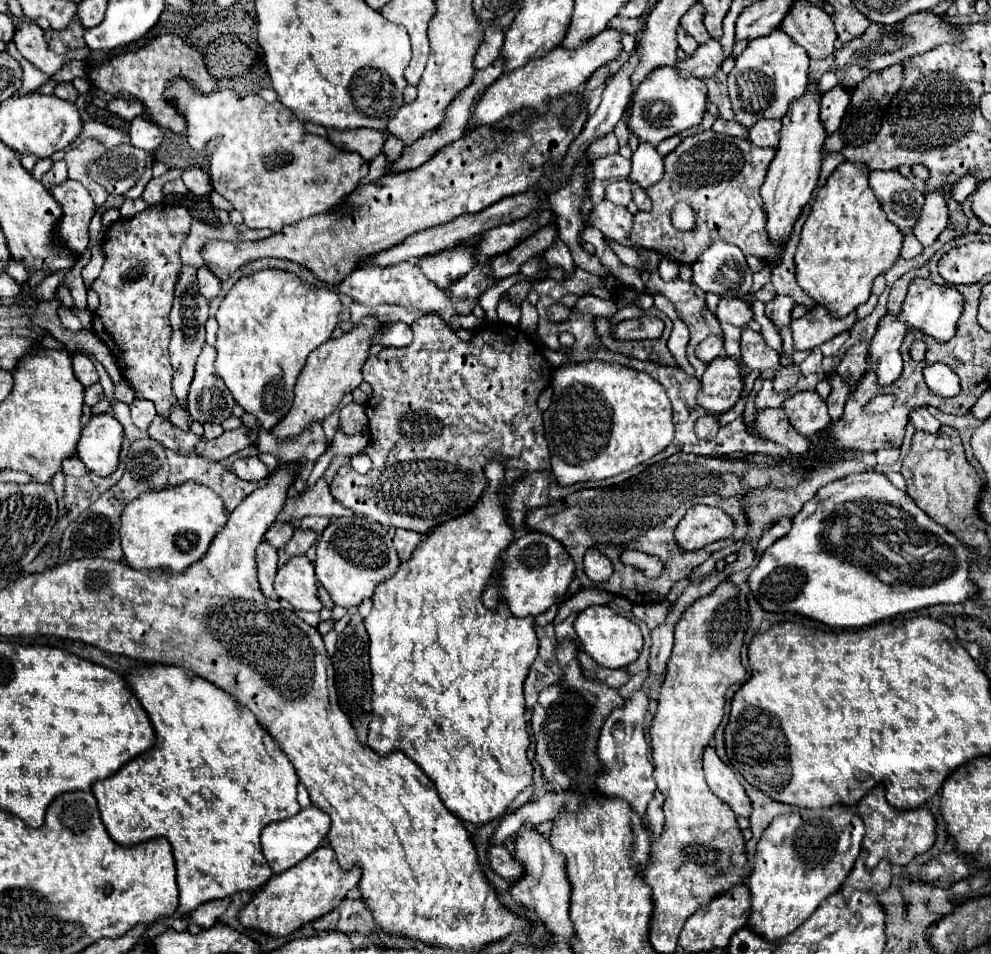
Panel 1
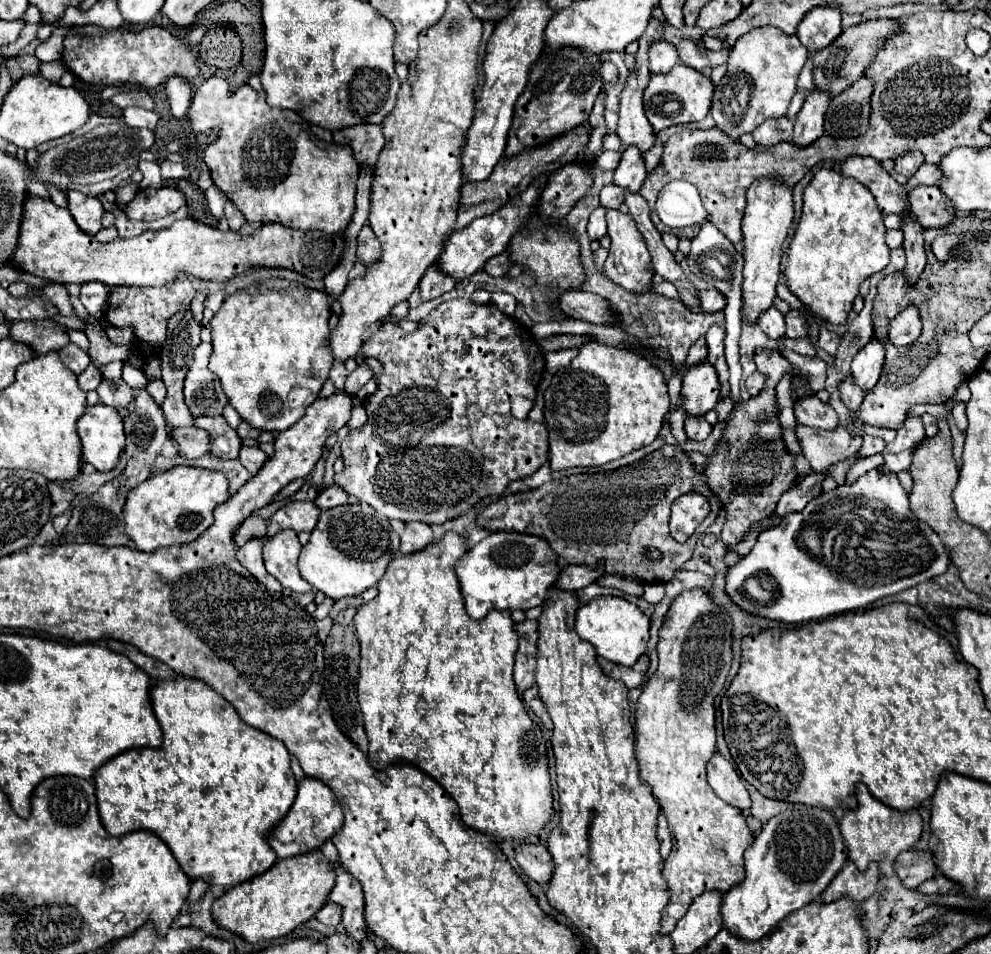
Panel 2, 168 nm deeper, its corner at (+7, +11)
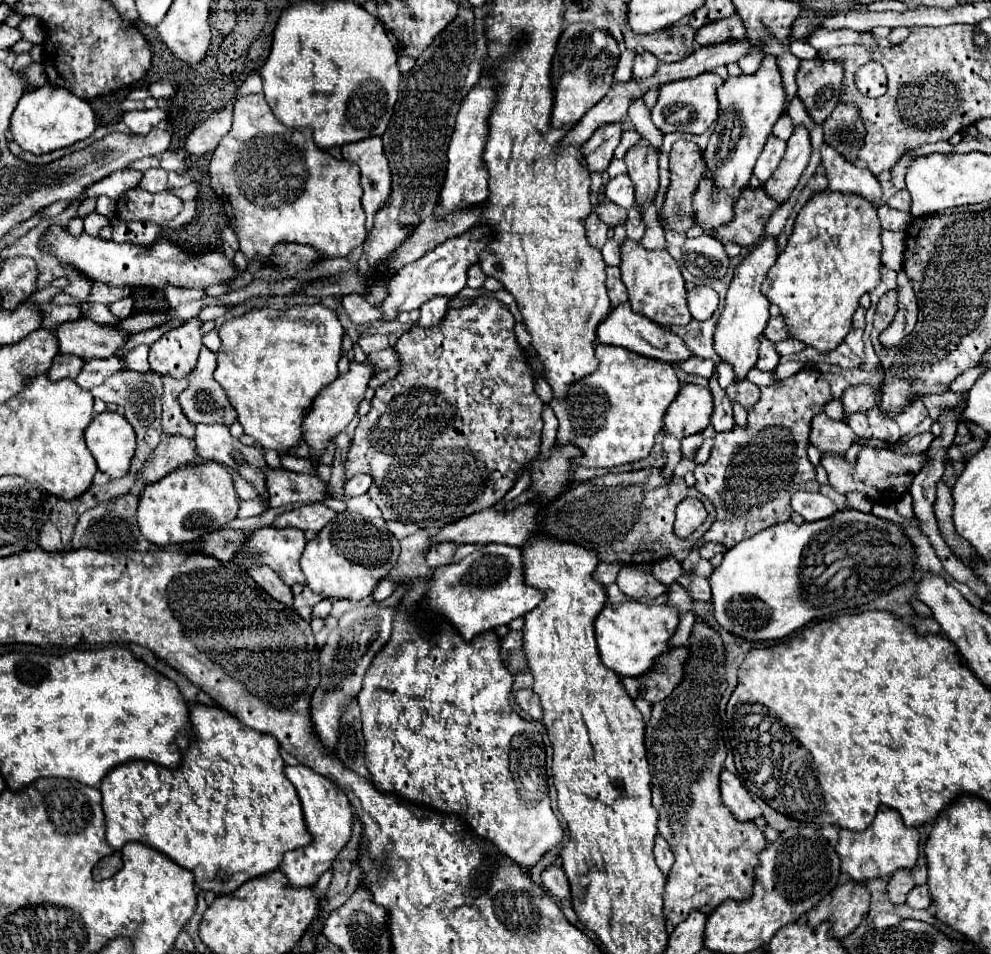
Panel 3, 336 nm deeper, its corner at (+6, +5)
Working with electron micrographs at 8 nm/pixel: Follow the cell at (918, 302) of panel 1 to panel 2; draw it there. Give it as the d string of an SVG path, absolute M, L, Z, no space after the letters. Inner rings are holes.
M874 338L870 340L870 344L866 344L866 348L862 348L862 352L858 352L858 356L854 356L852 364L854 384L860 386L864 392L870 392L878 384L882 372L882 360L884 360L882 342Z

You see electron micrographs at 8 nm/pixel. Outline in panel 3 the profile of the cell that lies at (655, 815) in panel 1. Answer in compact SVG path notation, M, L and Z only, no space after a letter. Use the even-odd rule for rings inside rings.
M661 834L655 838L655 858L657 858L657 866L663 870L663 874L669 874L669 870L675 862L675 856L673 856L669 842Z

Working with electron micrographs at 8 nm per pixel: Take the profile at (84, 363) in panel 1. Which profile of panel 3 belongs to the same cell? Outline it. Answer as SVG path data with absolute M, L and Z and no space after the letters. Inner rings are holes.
M57 354L53 360L53 366L49 368L51 380L63 380L63 378L77 378L77 374L83 370L83 358L69 356L69 354Z

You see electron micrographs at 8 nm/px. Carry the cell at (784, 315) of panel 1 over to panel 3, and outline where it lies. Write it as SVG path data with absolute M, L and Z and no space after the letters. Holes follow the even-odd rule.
M761 336L761 348L759 348L759 360L755 364L755 368L763 370L763 372L771 372L775 370L775 366L779 364L779 354L775 350L775 344L771 340L767 340L765 336Z

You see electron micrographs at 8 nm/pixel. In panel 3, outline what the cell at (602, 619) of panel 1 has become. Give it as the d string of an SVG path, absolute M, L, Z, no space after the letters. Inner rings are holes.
M635 600L605 604L595 618L595 638L601 660L607 668L621 676L641 676L651 670L653 660L667 652L669 638L675 634L679 616L669 606L647 606Z

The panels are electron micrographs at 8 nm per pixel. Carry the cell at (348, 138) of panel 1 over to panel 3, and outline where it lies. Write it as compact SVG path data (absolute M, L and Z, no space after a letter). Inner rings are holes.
M365 138L363 142L351 142L351 146L341 148L343 158L355 162L361 168L361 188L363 188L363 210L366 215L366 230L373 228L375 210L387 202L391 190L391 172L383 152L381 138Z

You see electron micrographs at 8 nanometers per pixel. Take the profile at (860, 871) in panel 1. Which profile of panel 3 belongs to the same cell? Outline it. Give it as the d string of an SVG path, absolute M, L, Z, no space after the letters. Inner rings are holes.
M853 880L841 882L827 898L823 898L823 902L819 902L819 906L813 906L811 912L807 912L807 922L811 922L811 926L819 926L829 920L833 930L831 934L835 938L845 938L861 924L863 914L869 908L869 900L871 892L867 886Z

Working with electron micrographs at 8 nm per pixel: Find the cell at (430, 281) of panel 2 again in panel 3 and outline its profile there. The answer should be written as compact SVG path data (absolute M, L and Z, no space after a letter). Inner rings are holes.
M437 296L437 298L429 300L429 302L425 302L419 308L421 316L419 316L417 324L419 326L435 326L435 324L439 324L441 318L445 316L445 312L447 312L447 302L449 302L449 298L443 298L443 296Z

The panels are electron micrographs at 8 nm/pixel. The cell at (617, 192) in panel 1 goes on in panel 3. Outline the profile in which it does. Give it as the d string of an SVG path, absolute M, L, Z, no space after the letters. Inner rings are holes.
M613 202L607 206L597 206L597 214L609 228L615 228L617 224L623 224L627 220L627 210L623 210L621 206L615 206Z

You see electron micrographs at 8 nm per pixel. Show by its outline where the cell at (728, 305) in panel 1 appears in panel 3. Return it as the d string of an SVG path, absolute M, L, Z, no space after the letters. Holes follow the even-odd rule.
M695 286L689 294L687 294L687 304L689 304L689 312L695 320L707 320L713 316L713 312L719 306L719 296L713 288L709 286Z

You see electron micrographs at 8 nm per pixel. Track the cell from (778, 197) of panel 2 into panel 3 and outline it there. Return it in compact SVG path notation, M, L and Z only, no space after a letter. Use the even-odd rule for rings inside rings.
M763 234L759 242L753 246L747 258L743 258L737 268L735 276L731 280L731 286L727 290L725 298L725 310L719 316L717 330L715 330L715 352L735 368L737 380L743 380L745 374L755 366L757 352L759 352L759 338L769 322L769 306L771 302L761 292L761 284L767 276L767 270L775 264L779 252L777 252L777 240L773 236Z

